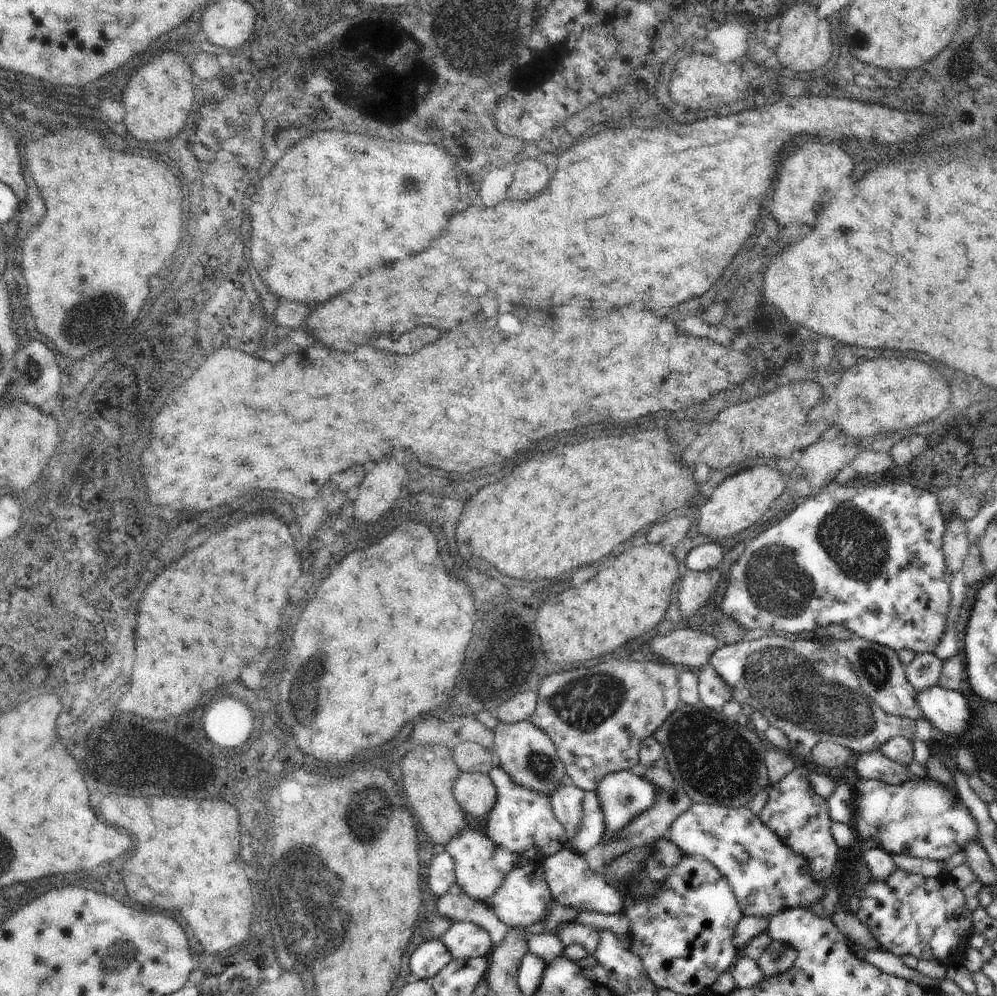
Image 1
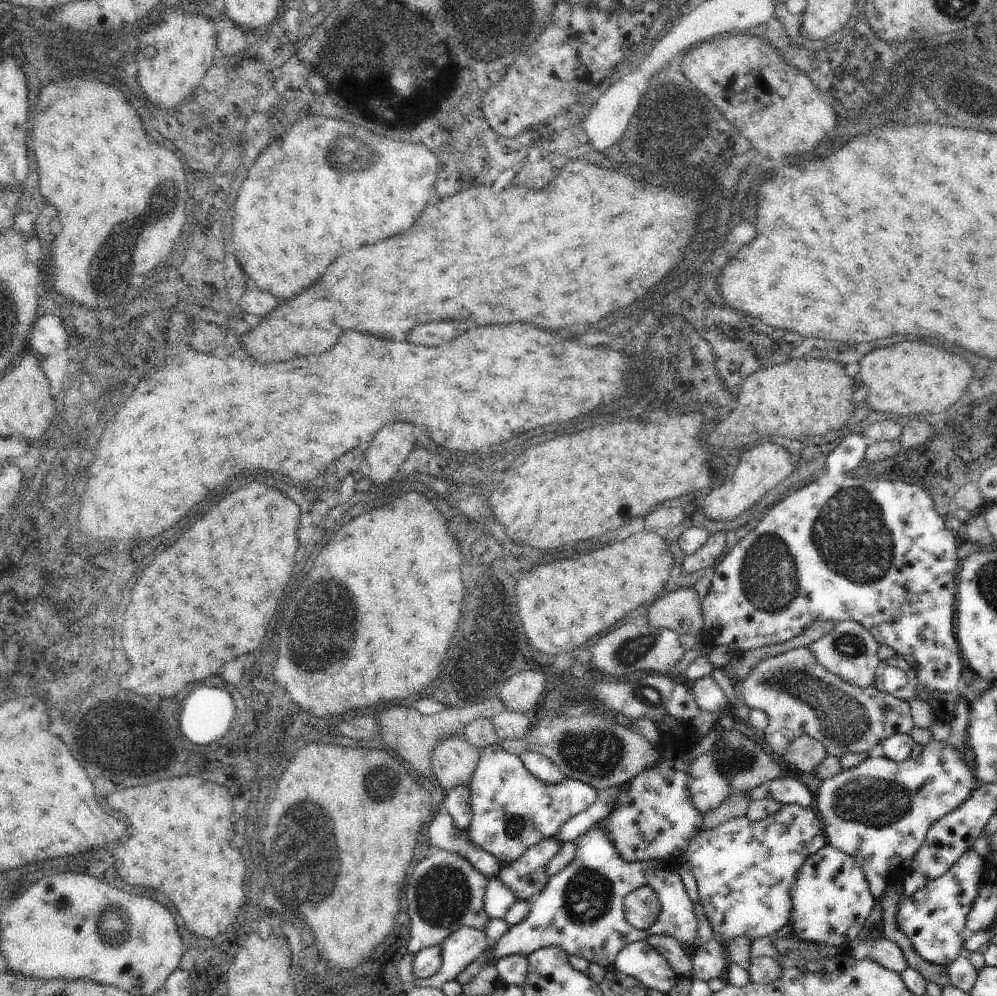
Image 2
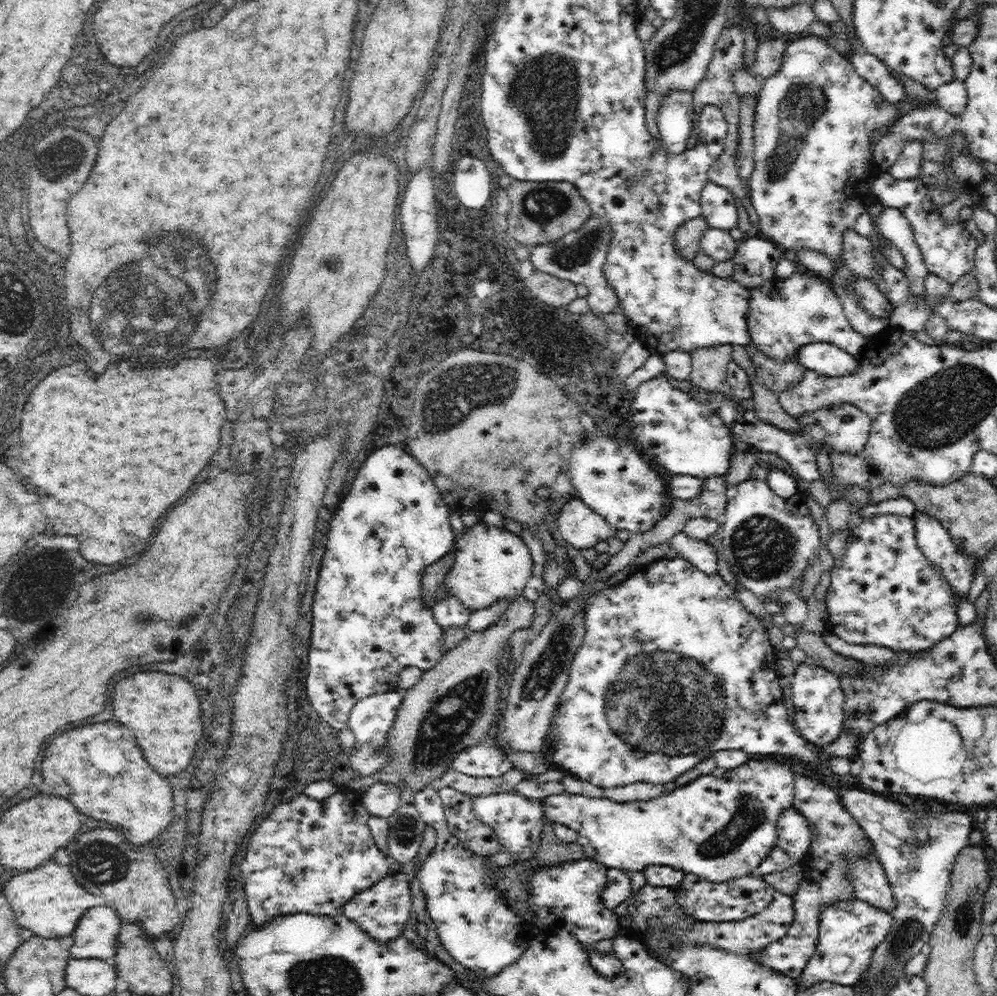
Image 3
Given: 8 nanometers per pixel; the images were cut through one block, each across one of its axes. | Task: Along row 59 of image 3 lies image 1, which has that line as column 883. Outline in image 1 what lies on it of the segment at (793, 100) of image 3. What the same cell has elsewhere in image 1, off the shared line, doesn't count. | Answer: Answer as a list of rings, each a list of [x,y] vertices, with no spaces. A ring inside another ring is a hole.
[[[913,778],[899,786],[889,786],[879,780],[859,780],[855,792],[851,826],[855,826],[857,838],[861,842],[877,838],[879,848],[887,854],[945,862],[969,842],[979,842],[979,828],[969,808],[961,804],[955,792],[929,778]]]

